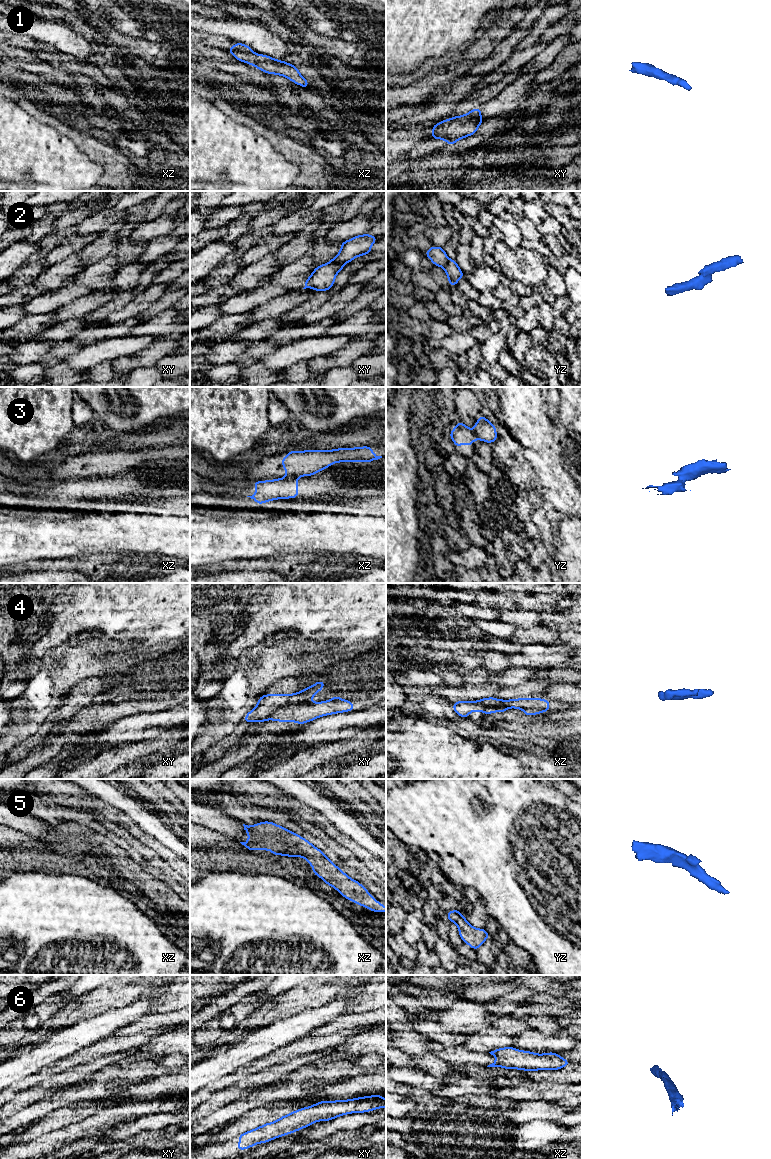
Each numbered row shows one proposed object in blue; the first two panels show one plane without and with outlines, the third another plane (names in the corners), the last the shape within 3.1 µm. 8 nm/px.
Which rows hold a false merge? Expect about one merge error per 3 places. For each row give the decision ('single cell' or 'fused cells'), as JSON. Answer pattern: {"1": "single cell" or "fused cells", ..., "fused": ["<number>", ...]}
{"1": "single cell", "2": "fused cells", "3": "fused cells", "4": "fused cells", "5": "single cell", "6": "single cell", "fused": ["2", "3", "4"]}

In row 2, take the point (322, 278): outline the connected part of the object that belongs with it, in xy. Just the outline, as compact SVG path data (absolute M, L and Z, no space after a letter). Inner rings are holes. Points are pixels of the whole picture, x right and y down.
M330 261L316 267L307 278L303 289L312 288L315 291L328 291L334 285L335 277L344 268L344 264Z

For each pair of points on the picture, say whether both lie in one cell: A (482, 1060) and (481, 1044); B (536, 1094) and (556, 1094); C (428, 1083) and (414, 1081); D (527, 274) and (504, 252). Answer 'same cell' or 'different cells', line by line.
A: different cells
B: same cell
C: same cell
D: same cell

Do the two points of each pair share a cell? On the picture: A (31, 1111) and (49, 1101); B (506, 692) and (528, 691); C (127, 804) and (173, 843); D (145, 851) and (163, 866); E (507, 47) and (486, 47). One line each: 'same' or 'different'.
A: same
B: same
C: same
D: same
E: different

